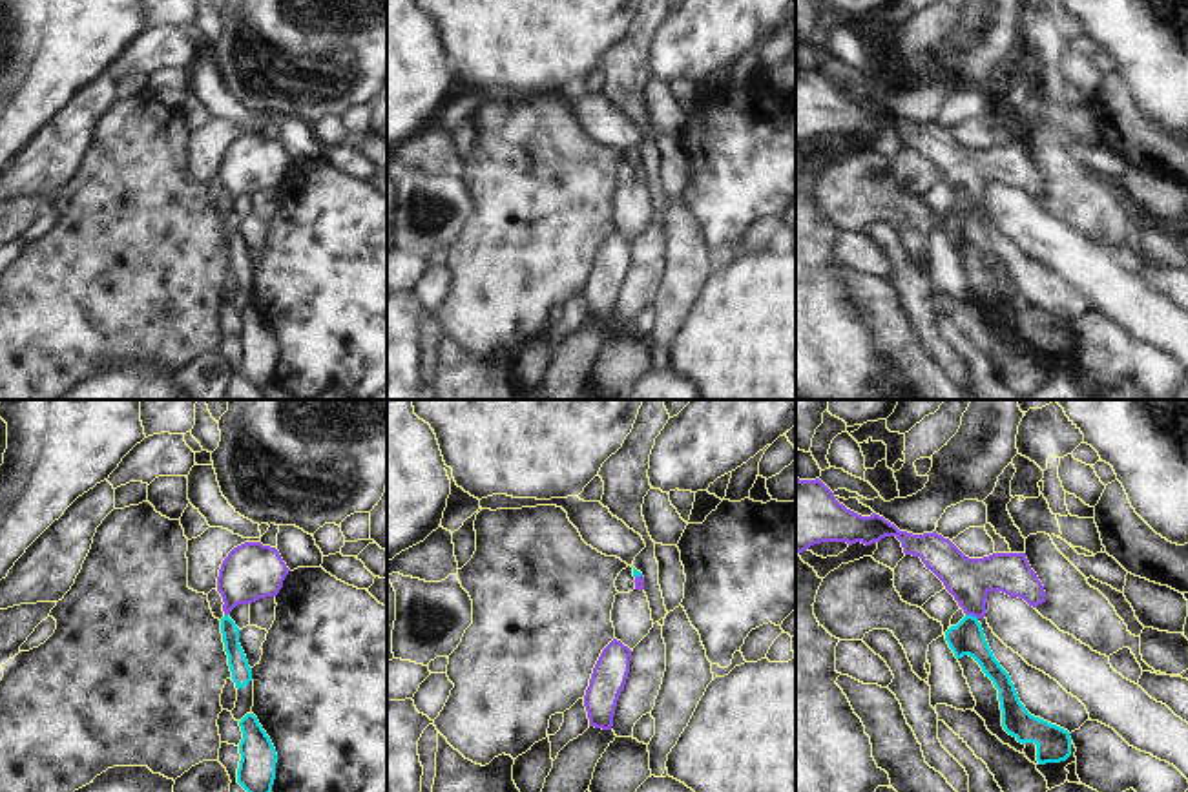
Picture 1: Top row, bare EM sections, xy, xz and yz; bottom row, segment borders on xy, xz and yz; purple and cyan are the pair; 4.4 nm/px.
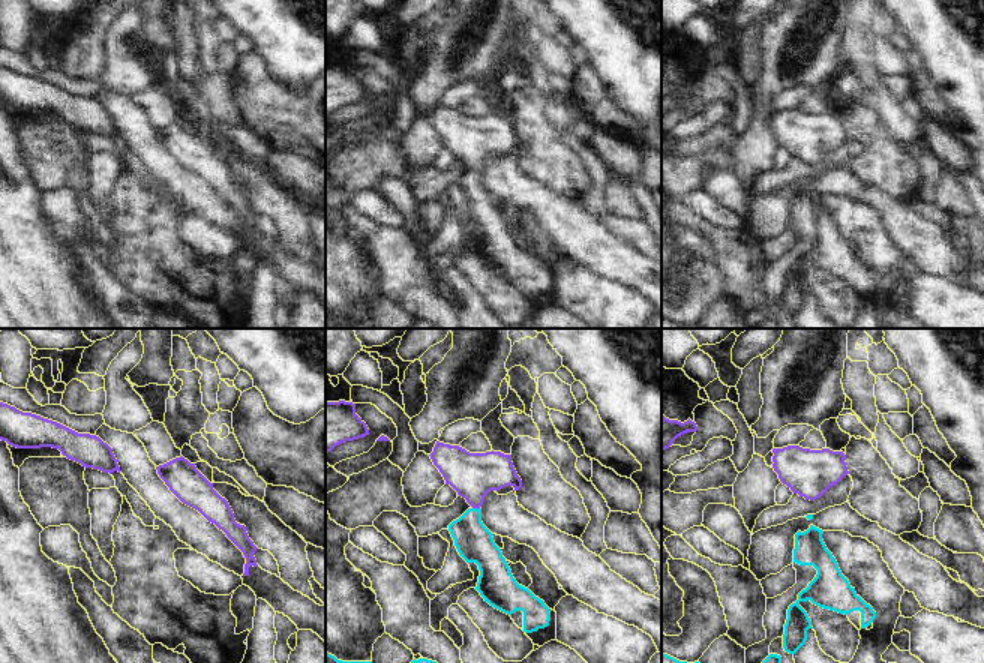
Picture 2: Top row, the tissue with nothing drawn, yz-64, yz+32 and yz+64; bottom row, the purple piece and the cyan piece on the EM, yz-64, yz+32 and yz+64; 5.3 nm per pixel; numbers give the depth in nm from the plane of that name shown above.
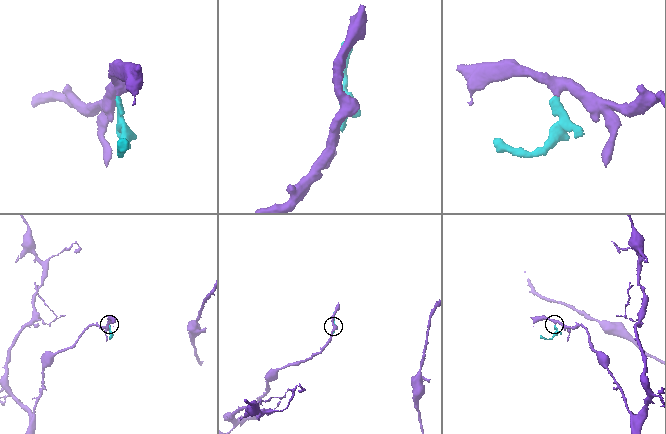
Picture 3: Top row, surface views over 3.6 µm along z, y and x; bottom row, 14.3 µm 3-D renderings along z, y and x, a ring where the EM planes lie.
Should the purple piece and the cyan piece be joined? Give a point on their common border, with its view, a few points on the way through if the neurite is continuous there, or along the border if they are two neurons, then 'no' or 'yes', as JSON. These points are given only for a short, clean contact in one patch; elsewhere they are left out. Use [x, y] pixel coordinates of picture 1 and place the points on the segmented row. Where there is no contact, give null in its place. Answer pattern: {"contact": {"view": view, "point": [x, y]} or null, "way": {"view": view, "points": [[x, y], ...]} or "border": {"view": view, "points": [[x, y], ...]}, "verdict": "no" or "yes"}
{"contact": {"view": "yz", "point": [971, 614]}, "way": {"view": "yz", "points": [[969, 581], [971, 614], [966, 637]]}, "verdict": "yes"}

